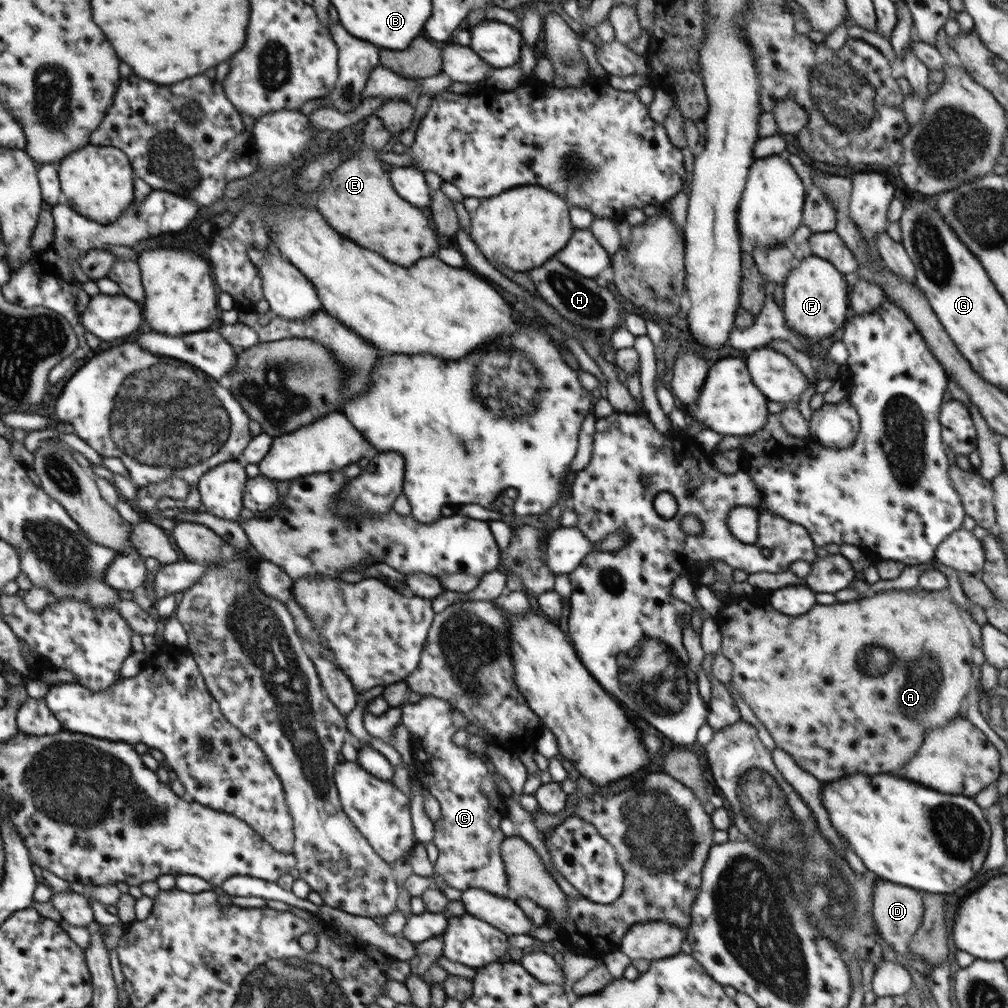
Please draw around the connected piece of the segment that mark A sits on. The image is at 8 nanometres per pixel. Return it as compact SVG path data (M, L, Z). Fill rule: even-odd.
M948 588L944 591L911 591L893 589L889 591L867 593L859 599L830 605L814 605L806 614L788 616L778 612L768 602L756 605L746 598L734 598L723 605L714 616L721 632L720 652L732 662L732 684L741 694L754 716L764 724L776 747L785 750L803 768L822 783L836 781L853 774L899 774L904 765L924 742L925 734L936 727L947 725L959 714L960 702L970 692L972 680L972 646L971 634L964 620L958 613L956 605L950 603Z

